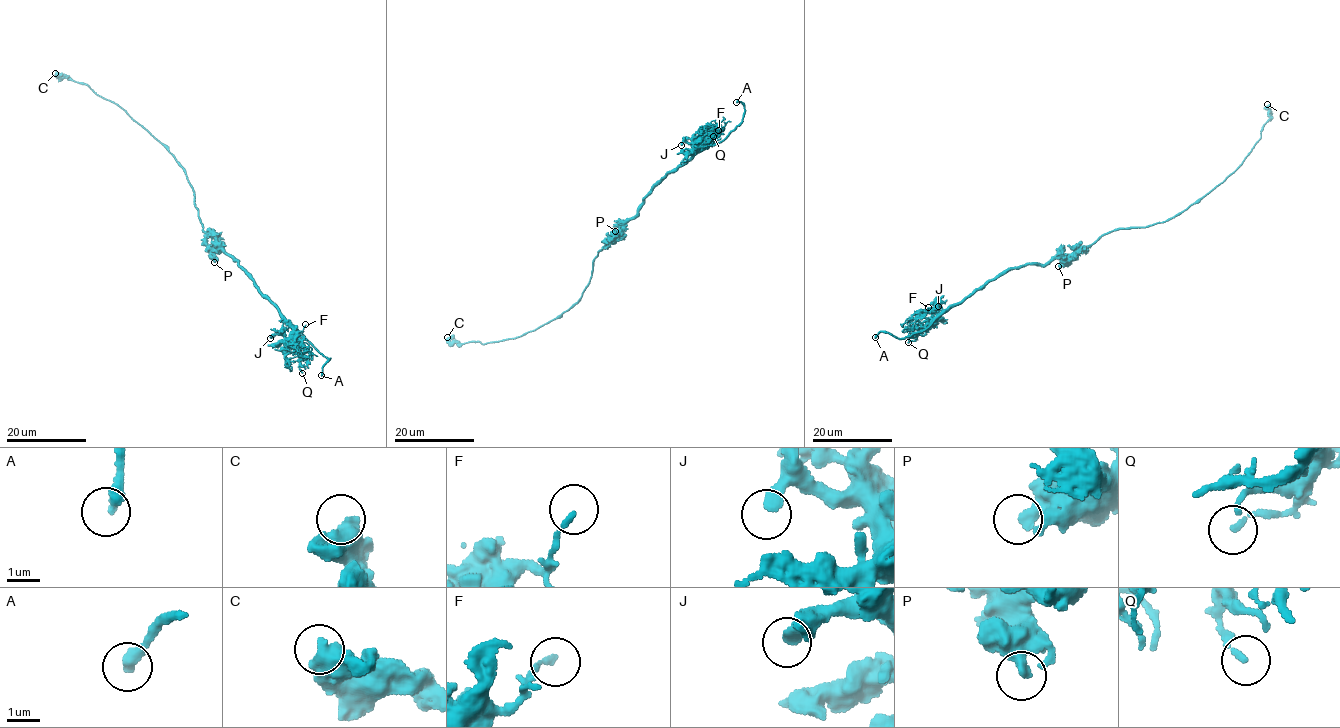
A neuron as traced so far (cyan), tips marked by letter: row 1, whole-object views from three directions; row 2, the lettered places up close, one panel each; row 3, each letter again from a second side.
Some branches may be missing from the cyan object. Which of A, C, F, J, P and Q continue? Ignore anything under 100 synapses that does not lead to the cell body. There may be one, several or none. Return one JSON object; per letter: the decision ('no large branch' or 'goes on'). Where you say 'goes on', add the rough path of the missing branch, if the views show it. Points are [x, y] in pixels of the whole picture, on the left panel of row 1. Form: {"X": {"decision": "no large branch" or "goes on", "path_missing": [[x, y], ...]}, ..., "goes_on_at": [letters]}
{"A": {"decision": "goes on"}, "C": {"decision": "no large branch"}, "F": {"decision": "no large branch"}, "J": {"decision": "no large branch"}, "P": {"decision": "no large branch"}, "Q": {"decision": "no large branch"}, "goes_on_at": ["A"]}

